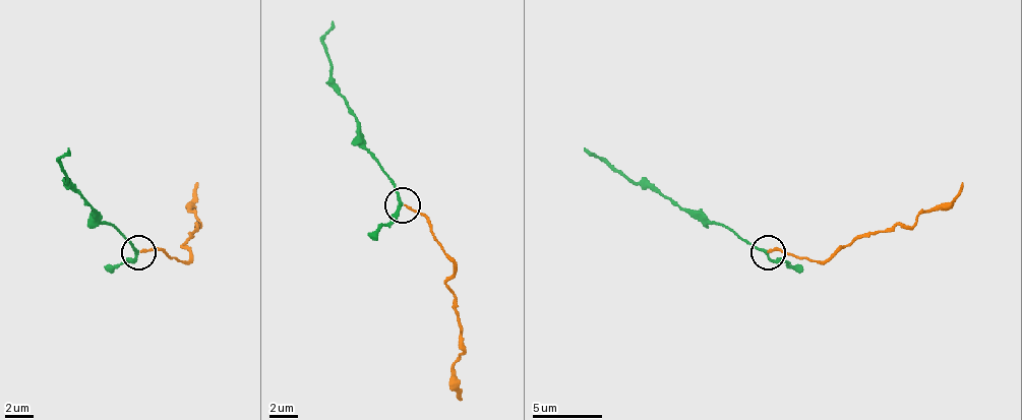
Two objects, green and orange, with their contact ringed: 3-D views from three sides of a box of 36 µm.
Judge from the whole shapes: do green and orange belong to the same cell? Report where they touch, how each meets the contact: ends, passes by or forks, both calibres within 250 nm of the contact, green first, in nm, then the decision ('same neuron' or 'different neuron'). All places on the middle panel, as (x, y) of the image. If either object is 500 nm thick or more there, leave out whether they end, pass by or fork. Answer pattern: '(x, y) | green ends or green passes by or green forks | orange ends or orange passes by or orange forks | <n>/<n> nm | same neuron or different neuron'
(402, 204) | green passes by | orange ends | 180/140 nm | same neuron

